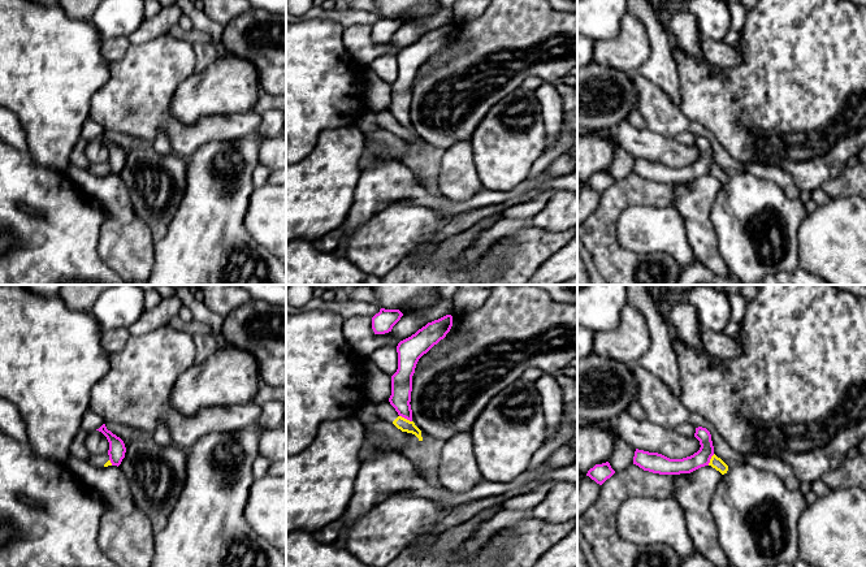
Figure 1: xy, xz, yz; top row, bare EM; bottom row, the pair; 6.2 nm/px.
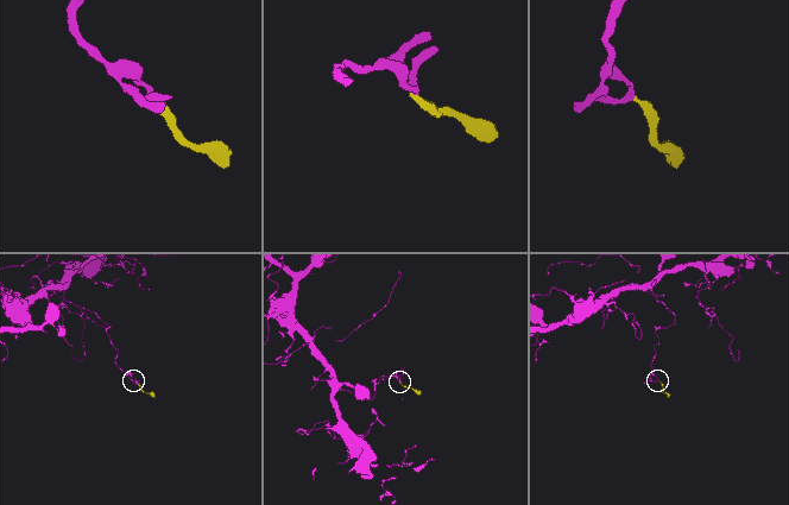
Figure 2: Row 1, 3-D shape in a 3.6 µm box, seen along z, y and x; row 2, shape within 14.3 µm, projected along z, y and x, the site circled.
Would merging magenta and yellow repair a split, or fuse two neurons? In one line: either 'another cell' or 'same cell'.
another cell

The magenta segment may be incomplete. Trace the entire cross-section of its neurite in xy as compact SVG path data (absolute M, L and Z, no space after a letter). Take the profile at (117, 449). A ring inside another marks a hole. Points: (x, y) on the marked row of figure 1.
M103 424L99 429L96 429L99 432L101 432L108 442L109 442L109 450L108 450L108 455L109 455L109 460L112 463L112 466L120 466L122 459L125 458L125 453L126 453L126 447L124 441L117 437L116 434L113 434L111 430L107 429L105 424Z

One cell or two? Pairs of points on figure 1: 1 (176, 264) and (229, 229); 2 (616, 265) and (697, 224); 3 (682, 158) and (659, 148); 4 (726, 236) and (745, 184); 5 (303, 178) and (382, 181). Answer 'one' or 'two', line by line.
1: one
2: two
3: one
4: one
5: two

